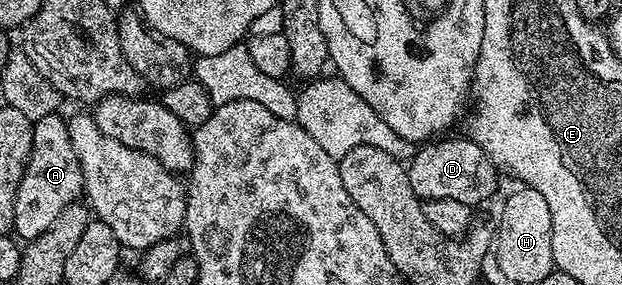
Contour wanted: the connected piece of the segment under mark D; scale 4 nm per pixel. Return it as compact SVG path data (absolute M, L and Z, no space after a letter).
M449 137L426 142L414 150L412 159L407 163L411 189L422 201L463 201L463 205L476 208L477 203L487 202L496 193L498 169L485 150L472 139L445 138Z

